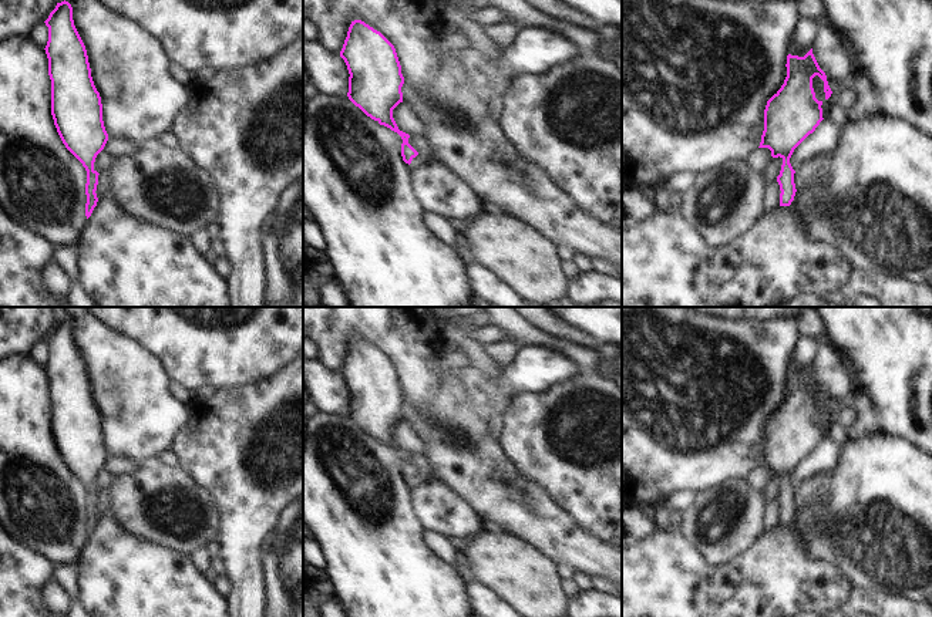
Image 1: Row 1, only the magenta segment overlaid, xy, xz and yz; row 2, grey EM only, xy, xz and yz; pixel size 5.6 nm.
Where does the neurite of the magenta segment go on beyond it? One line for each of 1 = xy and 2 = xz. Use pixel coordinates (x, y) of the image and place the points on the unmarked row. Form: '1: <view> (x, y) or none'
1: none
2: none

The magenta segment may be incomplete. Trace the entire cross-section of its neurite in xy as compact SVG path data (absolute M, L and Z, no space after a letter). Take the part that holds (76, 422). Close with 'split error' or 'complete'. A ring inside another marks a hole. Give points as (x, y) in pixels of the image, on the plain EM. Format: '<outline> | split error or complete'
M68 320L57 321L44 340L48 345L46 372L51 398L51 434L65 466L87 489L85 535L97 525L97 473L104 468L108 452L102 439L102 422L97 409L85 364L74 344Z | complete

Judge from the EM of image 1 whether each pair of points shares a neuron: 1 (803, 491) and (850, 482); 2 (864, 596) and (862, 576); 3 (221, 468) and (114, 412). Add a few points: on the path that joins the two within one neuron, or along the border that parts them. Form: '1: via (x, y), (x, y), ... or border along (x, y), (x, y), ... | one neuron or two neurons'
1: border along (827, 472), (827, 501), (823, 505), (803, 508) | two neurons
2: border along (854, 587), (888, 590), (897, 594) | two neurons
3: border along (187, 412), (187, 420), (170, 448) | two neurons

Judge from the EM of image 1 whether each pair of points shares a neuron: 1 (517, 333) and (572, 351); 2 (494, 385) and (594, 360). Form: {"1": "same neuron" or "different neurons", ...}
{"1": "same neuron", "2": "different neurons"}

